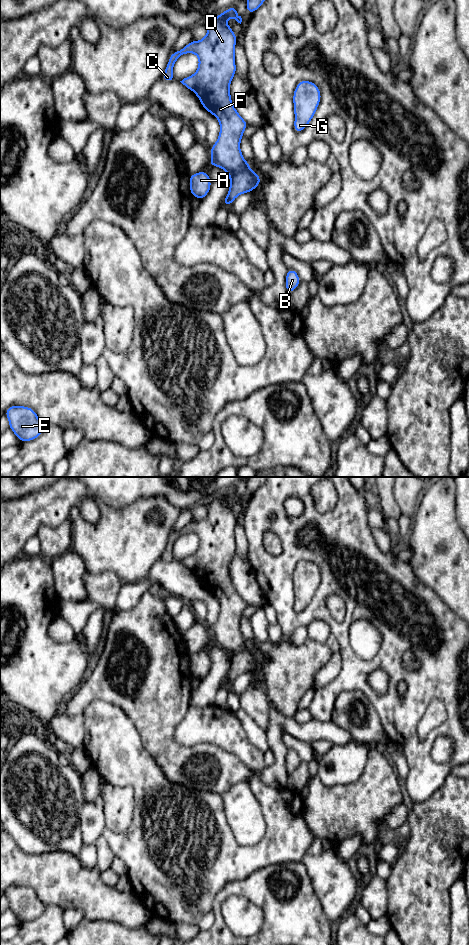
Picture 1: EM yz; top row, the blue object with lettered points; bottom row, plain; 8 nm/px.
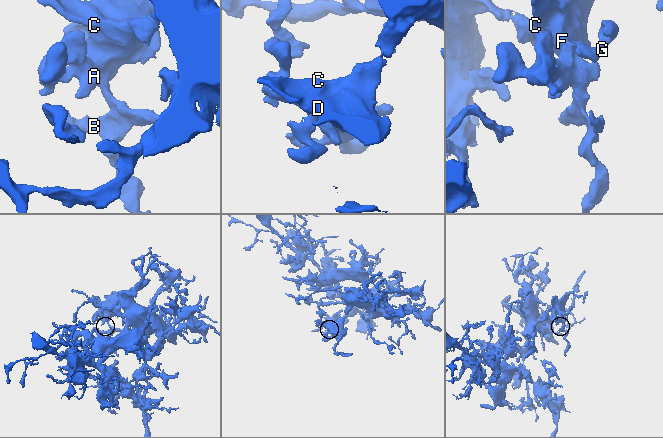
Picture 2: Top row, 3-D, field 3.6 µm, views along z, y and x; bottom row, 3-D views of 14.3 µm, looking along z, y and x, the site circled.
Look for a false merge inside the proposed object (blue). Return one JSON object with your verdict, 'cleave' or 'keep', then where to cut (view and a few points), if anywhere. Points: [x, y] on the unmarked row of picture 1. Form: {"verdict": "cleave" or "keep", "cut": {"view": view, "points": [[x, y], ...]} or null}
{"verdict": "keep", "cut": null}

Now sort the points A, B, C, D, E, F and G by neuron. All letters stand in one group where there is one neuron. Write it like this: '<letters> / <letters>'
A B C D E F G

